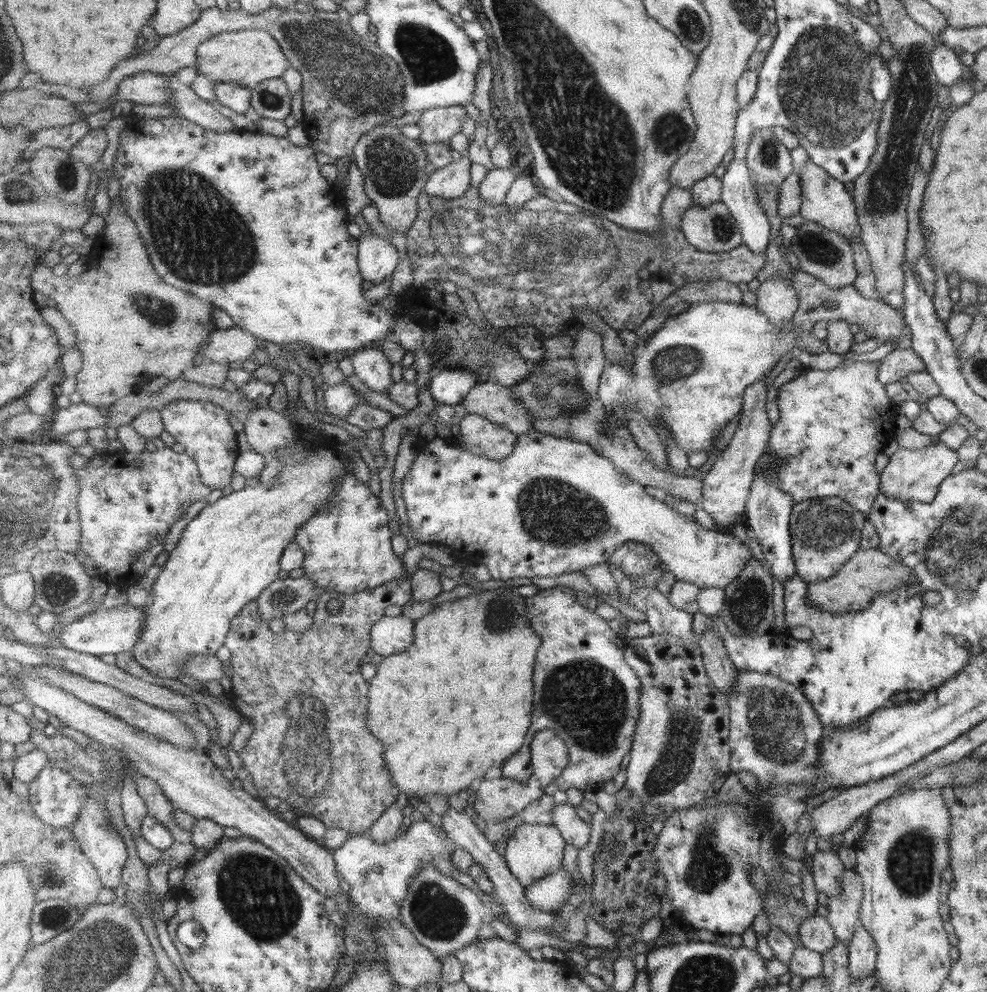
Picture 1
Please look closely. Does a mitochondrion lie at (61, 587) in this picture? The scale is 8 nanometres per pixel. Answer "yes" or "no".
yes

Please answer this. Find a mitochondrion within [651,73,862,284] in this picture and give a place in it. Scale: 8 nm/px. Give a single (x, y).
(819, 249)

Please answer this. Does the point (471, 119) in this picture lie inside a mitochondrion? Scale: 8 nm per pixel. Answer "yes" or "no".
no

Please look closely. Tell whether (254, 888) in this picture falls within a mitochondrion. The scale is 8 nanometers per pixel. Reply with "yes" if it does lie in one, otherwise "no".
yes

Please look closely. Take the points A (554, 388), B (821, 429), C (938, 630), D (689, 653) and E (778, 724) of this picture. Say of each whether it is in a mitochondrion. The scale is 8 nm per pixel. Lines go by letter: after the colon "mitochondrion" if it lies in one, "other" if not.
A: mitochondrion
B: other
C: other
D: other
E: mitochondrion

